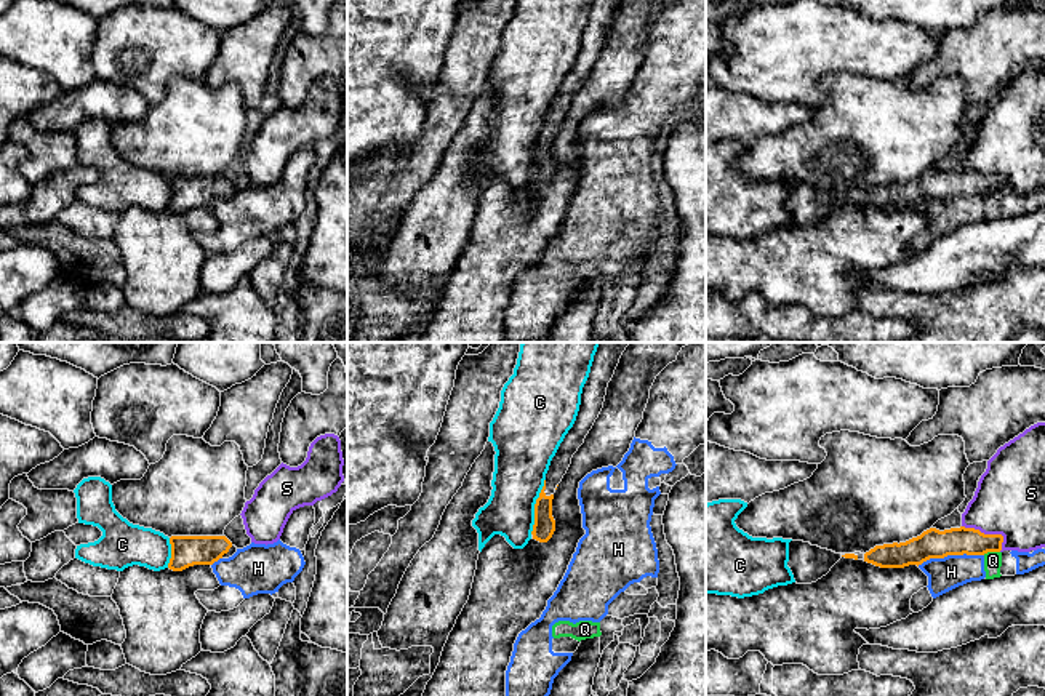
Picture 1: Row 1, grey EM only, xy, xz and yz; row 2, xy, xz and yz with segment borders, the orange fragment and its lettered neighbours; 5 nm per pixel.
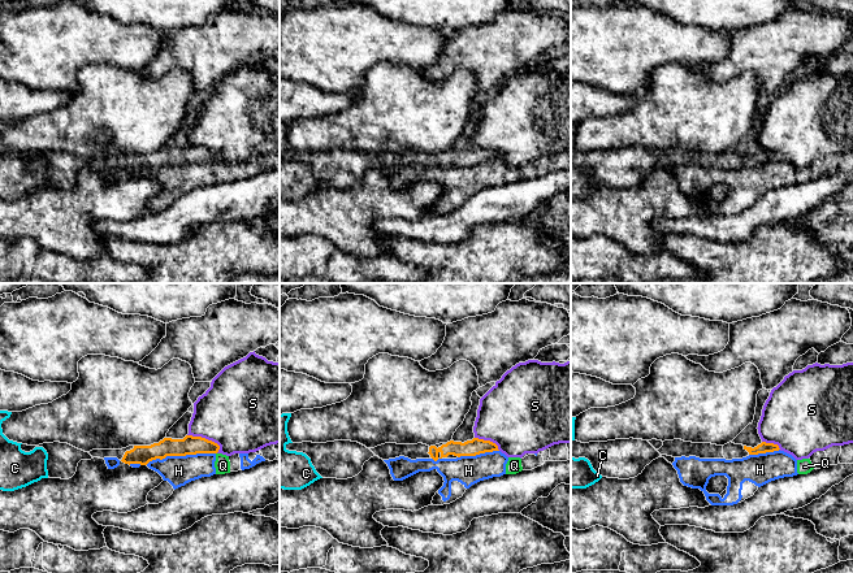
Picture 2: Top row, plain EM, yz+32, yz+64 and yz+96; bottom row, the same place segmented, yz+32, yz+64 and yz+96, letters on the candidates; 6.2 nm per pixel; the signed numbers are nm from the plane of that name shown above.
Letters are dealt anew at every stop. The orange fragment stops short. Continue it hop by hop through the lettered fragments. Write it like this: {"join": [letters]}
{"join": []}

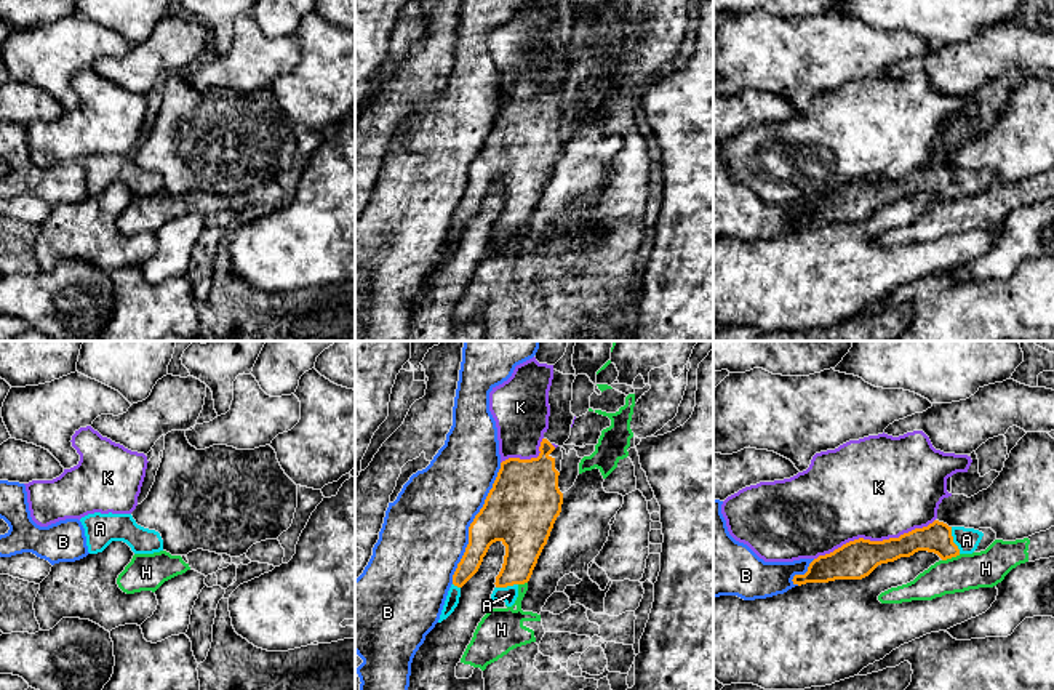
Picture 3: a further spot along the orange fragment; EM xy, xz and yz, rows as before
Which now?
{"join": ["A"]}

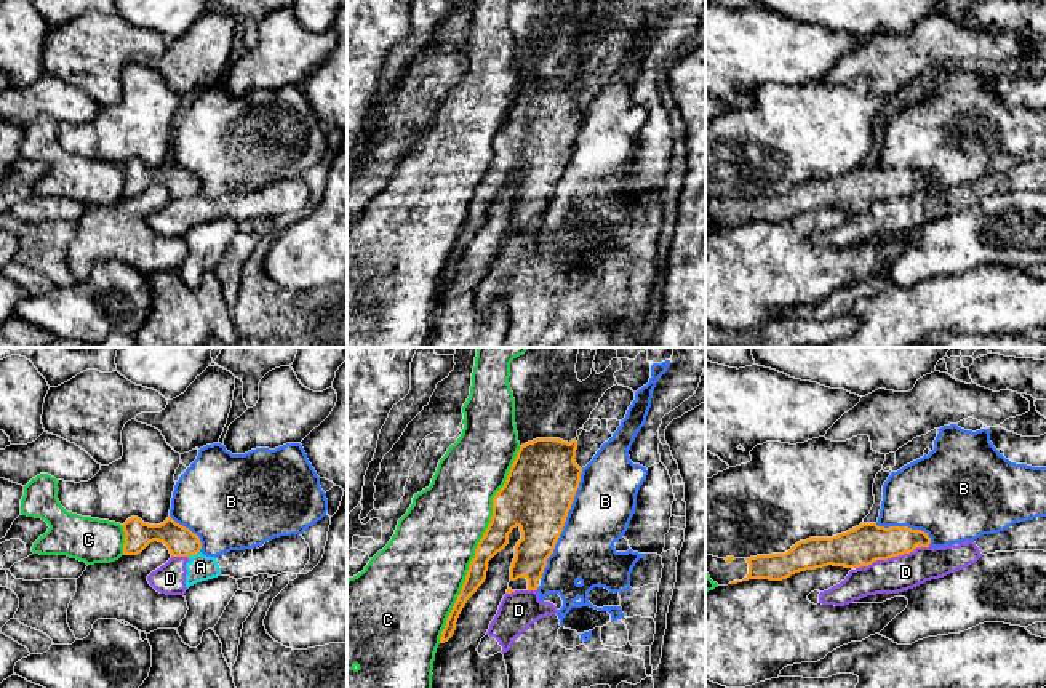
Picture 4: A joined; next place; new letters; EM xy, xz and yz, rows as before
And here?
{"join": []}

